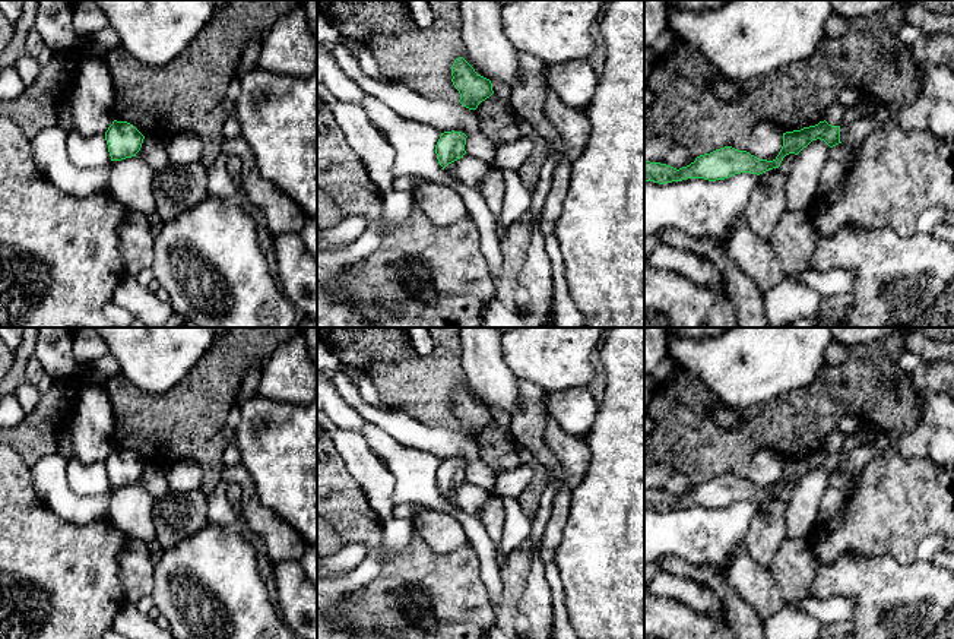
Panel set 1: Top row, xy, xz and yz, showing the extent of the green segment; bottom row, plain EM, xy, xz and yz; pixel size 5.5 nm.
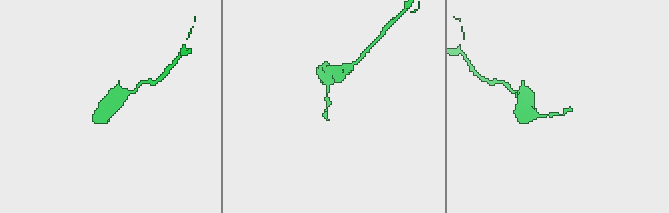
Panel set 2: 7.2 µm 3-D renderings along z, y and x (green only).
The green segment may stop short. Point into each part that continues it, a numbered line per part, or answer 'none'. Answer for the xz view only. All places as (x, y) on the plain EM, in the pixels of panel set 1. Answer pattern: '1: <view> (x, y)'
none

